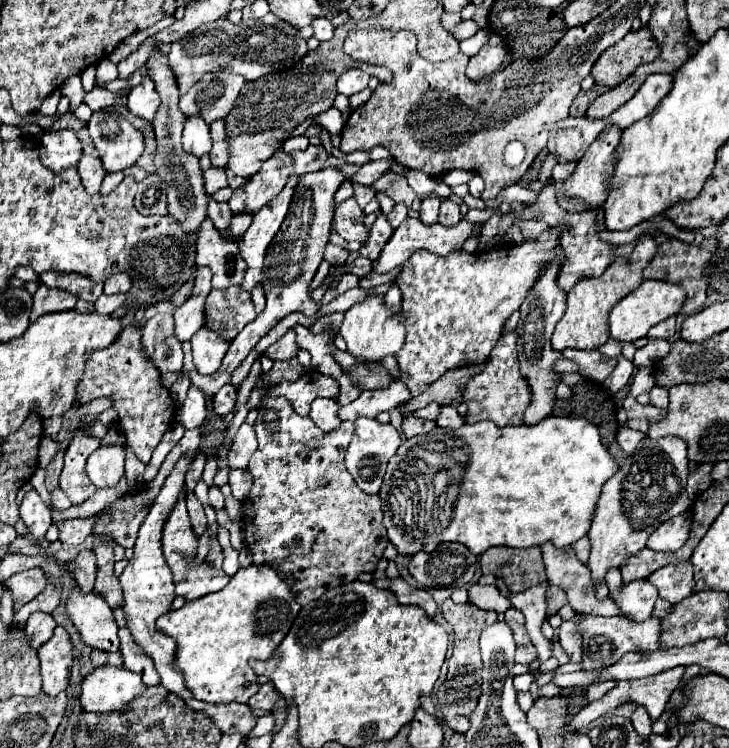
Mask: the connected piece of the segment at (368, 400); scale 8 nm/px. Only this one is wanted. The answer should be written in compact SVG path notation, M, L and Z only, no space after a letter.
M394 381L386 389L364 391L356 401L346 407L340 407L340 421L356 421L358 417L376 417L382 411L394 409L398 403L410 401L410 393L402 381Z

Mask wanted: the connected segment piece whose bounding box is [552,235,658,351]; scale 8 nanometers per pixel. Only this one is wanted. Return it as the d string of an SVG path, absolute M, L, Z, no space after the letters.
M642 235L636 243L636 249L632 251L630 257L626 257L624 261L614 261L602 277L598 279L584 279L578 281L572 289L572 293L568 293L568 305L566 305L566 313L564 317L556 323L554 335L552 335L552 349L554 351L564 351L564 349L598 349L602 347L610 337L608 337L608 315L612 311L612 307L624 299L628 293L632 293L634 289L640 287L640 283L644 281L644 267L652 261L654 253L656 253L656 241L648 235Z

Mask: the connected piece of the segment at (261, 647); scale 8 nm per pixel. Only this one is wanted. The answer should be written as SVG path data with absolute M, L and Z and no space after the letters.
M248 565L240 567L224 589L208 593L186 603L178 611L168 611L166 615L162 615L158 619L158 629L178 643L174 665L184 673L186 685L196 699L206 703L248 703L248 699L260 689L258 675L252 671L248 661L252 657L270 659L290 631L298 611L300 605L294 601L286 581L274 569Z

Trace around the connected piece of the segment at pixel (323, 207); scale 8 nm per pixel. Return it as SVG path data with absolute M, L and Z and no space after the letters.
M322 169L318 173L308 173L302 177L300 185L296 187L296 193L292 197L292 205L288 211L288 217L284 219L280 231L276 233L276 237L272 239L268 251L266 251L266 259L264 259L264 271L262 271L262 287L266 293L266 309L252 321L248 323L240 335L232 341L220 371L216 371L214 375L200 375L194 371L194 363L192 363L192 355L190 355L190 341L182 343L182 351L184 351L184 371L190 373L192 385L198 387L204 395L214 395L220 387L230 383L232 373L240 367L240 363L248 357L248 353L254 349L254 345L290 311L302 311L304 315L310 315L314 321L319 318L318 313L321 307L328 304L340 294L347 290L359 286L359 277L354 274L346 273L336 289L329 289L320 301L320 303L312 303L310 301L310 281L316 275L322 259L324 259L324 249L328 245L328 235L330 235L330 225L332 225L332 217L334 217L334 193L340 187L340 183L344 181L342 173L338 169Z

